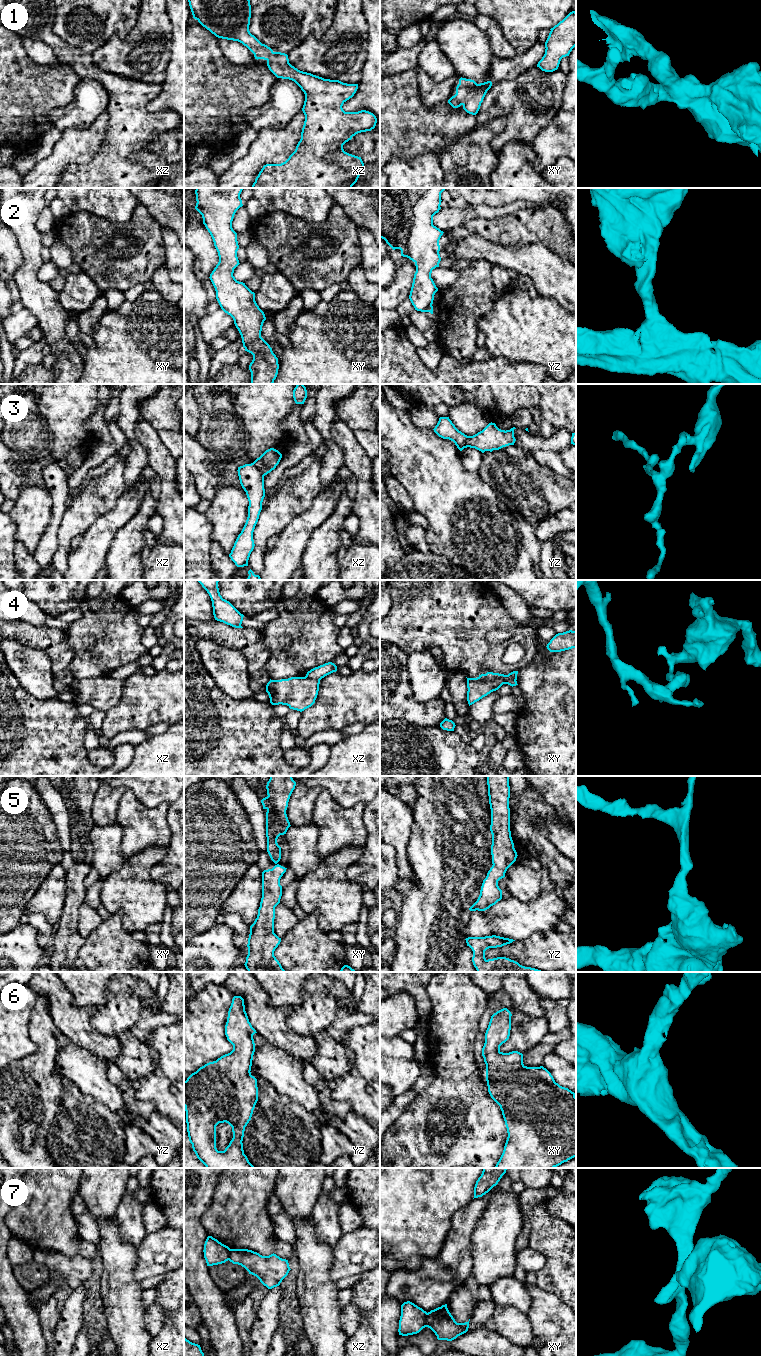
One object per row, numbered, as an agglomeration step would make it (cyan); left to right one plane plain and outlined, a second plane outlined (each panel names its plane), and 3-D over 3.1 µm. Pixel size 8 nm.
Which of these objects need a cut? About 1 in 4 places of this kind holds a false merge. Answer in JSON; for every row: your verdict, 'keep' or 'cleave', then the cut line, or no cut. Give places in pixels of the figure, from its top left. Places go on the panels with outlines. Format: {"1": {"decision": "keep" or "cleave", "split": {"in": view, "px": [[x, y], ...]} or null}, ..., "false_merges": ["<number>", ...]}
{"1": {"decision": "keep", "split": null}, "2": {"decision": "keep", "split": null}, "3": {"decision": "cleave", "split": {"in": "xz", "px": [[252, 463], [264, 475]]}}, "4": {"decision": "cleave", "split": {"in": "xz", "px": [[305, 676], [319, 681]]}}, "5": {"decision": "keep", "split": null}, "6": {"decision": "keep", "split": null}, "7": {"decision": "cleave", "split": {"in": "xy", "px": [[427, 1313], [425, 1326]]}}, "false_merges": ["3", "4", "7"]}

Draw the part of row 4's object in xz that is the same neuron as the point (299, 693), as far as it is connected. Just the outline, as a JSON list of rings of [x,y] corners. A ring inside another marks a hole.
[[[291,677],[271,680],[266,685],[272,705],[287,705],[290,709],[304,711],[311,707],[317,698],[320,681],[308,677]]]

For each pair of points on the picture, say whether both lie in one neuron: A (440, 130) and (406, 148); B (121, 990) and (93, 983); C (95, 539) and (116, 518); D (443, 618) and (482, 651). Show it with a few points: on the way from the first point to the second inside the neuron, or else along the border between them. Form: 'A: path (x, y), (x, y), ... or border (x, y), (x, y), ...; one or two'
A: path (432, 130), (424, 130), (414, 140); one
B: border (110, 982), (109, 998), (104, 1003), (96, 1006); two
C: path (100, 534), (111, 523); one
D: path (444, 630), (465, 651), (470, 651); one

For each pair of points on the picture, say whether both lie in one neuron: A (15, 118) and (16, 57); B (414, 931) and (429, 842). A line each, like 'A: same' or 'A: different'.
A: same
B: same

